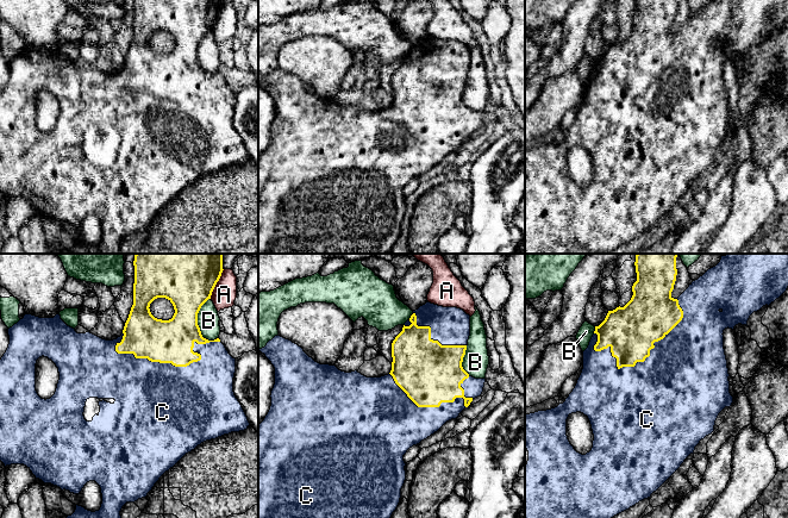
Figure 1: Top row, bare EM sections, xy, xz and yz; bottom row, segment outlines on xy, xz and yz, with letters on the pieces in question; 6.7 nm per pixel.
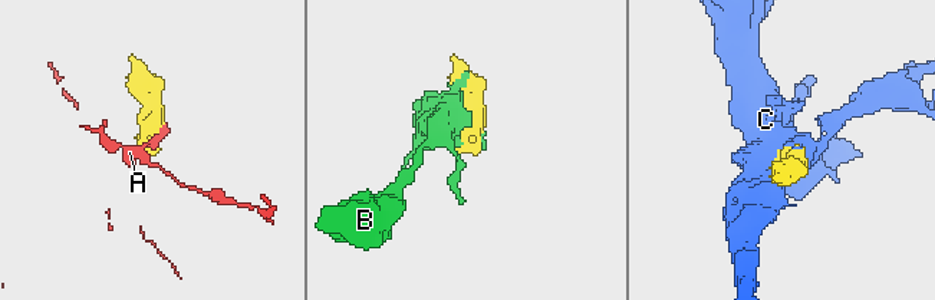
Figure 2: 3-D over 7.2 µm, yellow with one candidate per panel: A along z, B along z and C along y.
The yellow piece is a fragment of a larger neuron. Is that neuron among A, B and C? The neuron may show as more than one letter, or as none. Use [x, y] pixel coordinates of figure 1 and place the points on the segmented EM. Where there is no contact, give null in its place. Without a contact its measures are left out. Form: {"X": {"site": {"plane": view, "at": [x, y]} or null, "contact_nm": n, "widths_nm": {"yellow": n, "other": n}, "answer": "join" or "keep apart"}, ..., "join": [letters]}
{"A": {"site": {"plane": "xy", "at": [216, 284]}, "contact_nm": 220, "widths_nm": {"yellow": 500, "other": 160}, "answer": "keep apart"}, "B": {"site": {"plane": "xy", "at": [196, 323]}, "contact_nm": 300, "widths_nm": {"yellow": 300, "other": 140}, "answer": "keep apart"}, "C": {"site": {"plane": "yz", "at": [645, 357]}, "contact_nm": 650, "widths_nm": {"yellow": 340, "other": 480}, "answer": "join"}, "join": ["C"]}

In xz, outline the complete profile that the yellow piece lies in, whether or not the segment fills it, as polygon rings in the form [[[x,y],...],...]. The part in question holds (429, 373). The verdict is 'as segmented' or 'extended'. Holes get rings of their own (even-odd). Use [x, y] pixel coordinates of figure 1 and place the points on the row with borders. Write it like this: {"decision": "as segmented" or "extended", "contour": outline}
{"decision": "extended", "contour": [[[427,301],[413,311],[402,331],[393,341],[392,370],[381,377],[367,377],[357,370],[345,373],[336,366],[320,364],[301,347],[279,335],[269,341],[259,349],[275,368],[275,385],[270,395],[270,410],[258,425],[258,518],[390,518],[400,503],[401,488],[406,480],[404,455],[409,448],[437,432],[446,422],[458,418],[462,411],[483,392],[486,379],[470,376],[462,367],[469,336],[469,314],[457,307],[443,307]]]}

